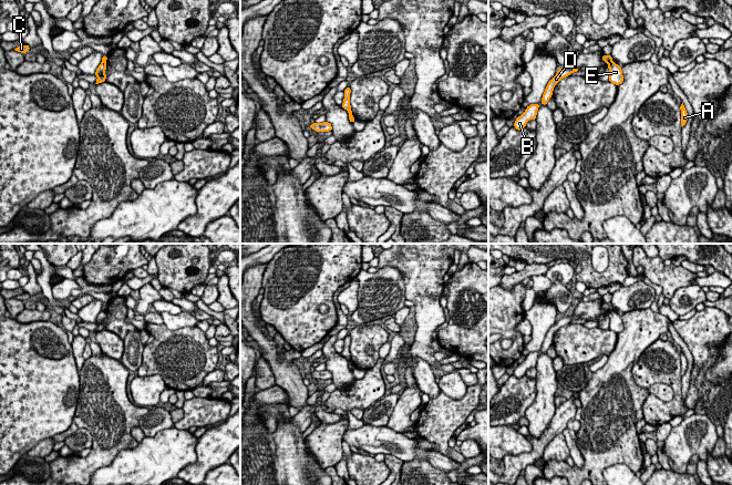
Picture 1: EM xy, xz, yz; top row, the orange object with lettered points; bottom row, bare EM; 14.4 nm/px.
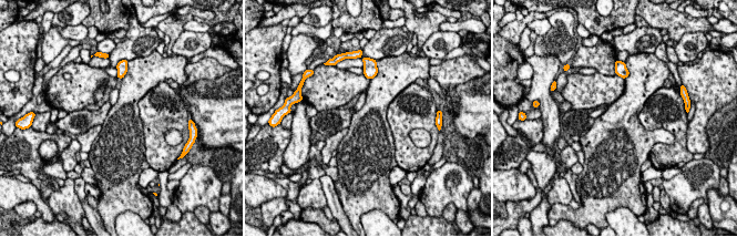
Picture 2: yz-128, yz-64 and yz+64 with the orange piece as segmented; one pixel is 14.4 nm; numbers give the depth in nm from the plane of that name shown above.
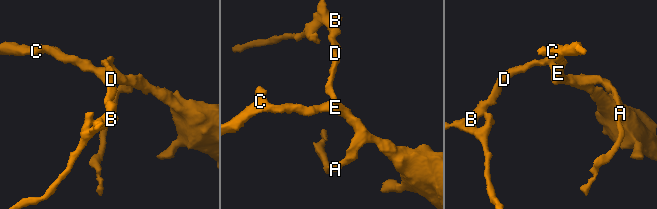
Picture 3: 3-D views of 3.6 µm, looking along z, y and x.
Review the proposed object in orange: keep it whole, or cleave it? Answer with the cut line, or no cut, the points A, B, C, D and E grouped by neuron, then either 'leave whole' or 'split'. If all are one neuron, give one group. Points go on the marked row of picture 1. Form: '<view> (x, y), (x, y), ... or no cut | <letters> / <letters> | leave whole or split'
yz (611, 61), (608, 63) | A C E / B D | split

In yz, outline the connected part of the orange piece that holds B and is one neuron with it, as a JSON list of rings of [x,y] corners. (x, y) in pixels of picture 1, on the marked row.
[[[570,64],[557,71],[556,75],[548,82],[539,104],[530,104],[526,107],[525,112],[516,118],[514,127],[517,131],[526,127],[526,123],[530,120],[536,120],[537,111],[540,104],[546,105],[553,95],[554,86],[563,79],[574,72],[578,72],[578,68],[573,68]]]

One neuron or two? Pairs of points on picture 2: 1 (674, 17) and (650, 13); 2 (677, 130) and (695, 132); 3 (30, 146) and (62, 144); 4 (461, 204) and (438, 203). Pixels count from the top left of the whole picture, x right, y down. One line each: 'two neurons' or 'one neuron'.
1: one neuron
2: two neurons
3: one neuron
4: one neuron

